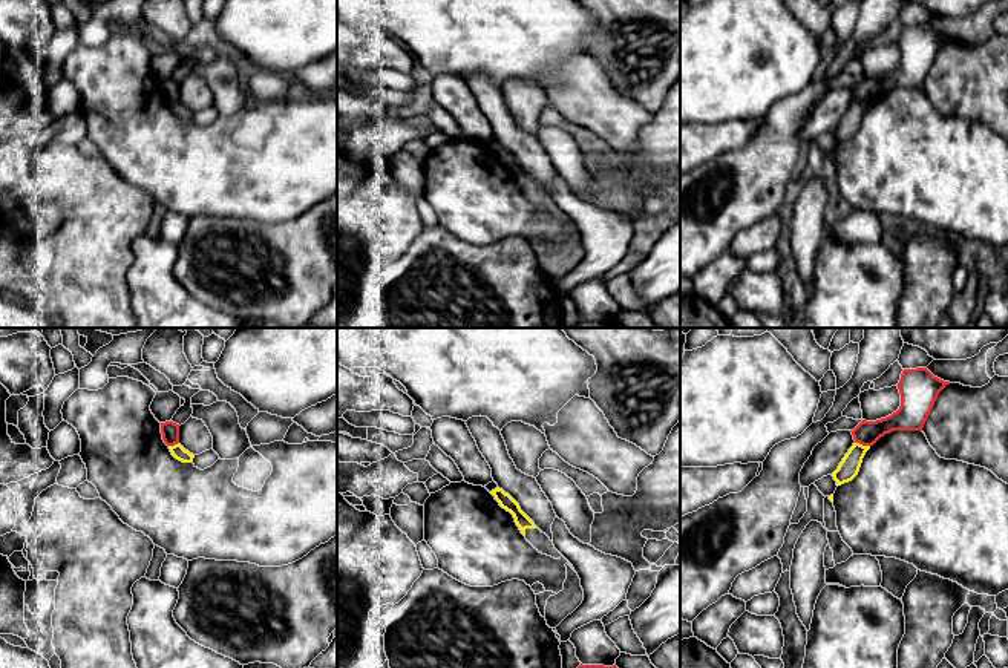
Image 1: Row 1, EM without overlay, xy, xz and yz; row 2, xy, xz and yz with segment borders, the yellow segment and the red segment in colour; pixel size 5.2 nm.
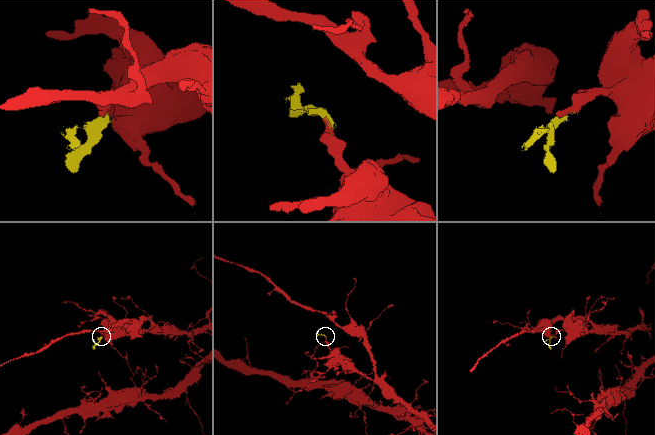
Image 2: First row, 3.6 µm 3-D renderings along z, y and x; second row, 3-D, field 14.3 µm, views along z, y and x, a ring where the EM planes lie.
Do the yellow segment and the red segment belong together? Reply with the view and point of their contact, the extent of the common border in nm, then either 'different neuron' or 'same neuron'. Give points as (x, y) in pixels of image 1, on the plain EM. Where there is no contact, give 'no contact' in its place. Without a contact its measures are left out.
meets yellow in yz at (861, 101); contact 80 nm long; different neuron

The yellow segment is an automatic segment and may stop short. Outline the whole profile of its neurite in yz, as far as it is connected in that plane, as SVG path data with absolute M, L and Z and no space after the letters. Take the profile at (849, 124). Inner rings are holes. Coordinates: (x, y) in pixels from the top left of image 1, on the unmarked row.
M853 100L849 106L843 118L839 120L838 126L832 130L836 142L852 138L861 124L862 115L870 103L862 103L859 100Z

